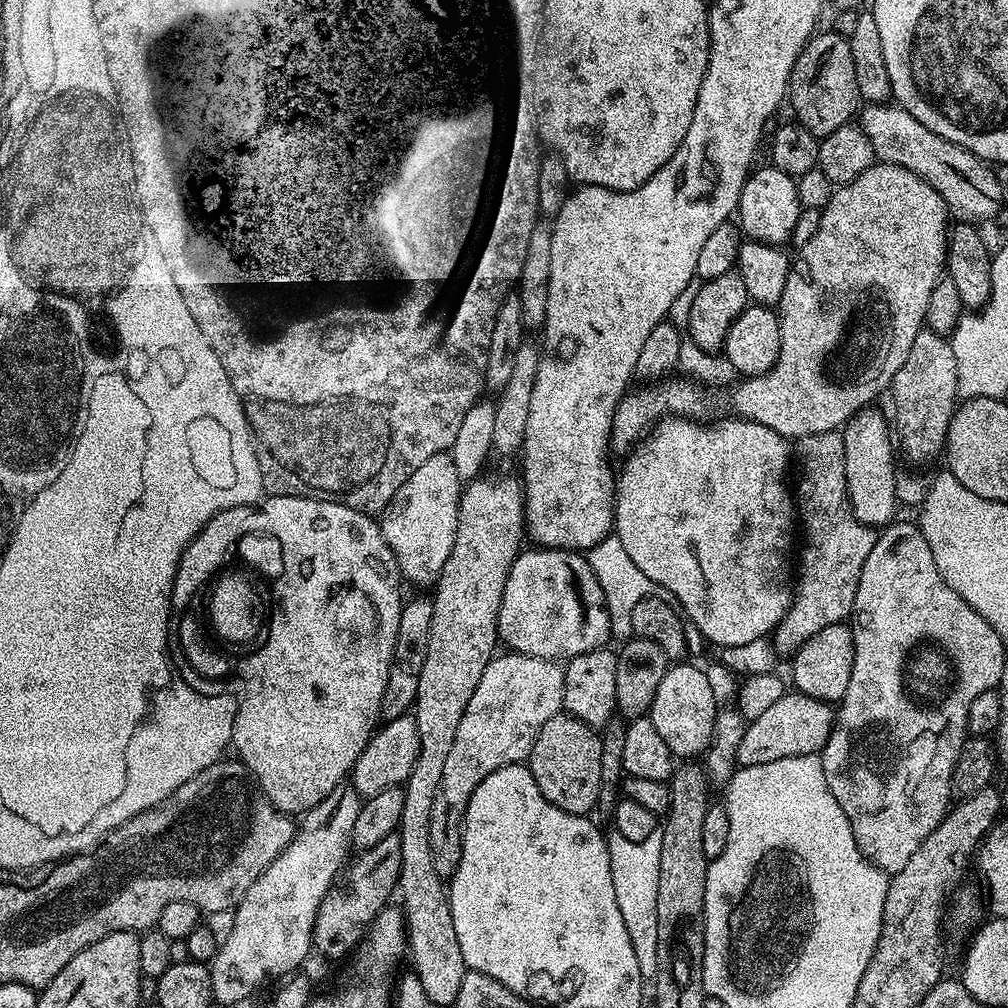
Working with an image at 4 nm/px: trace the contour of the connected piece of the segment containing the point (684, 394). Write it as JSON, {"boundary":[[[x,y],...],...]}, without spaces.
{"boundary":[[[665,378],[659,382],[653,383],[651,386],[640,386],[635,390],[629,391],[627,394],[621,396],[620,404],[616,408],[616,413],[612,419],[612,438],[610,441],[610,448],[613,453],[624,452],[636,447],[645,436],[649,435],[655,429],[656,425],[661,420],[669,416],[683,416],[685,418],[704,418],[708,412],[708,396],[703,387],[696,380],[692,378],[679,378],[680,380],[672,380],[676,378]]]}

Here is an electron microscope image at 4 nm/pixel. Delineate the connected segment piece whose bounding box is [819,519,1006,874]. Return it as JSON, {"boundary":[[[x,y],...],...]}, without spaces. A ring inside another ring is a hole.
{"boundary":[[[897,519],[895,522],[881,527],[879,529],[876,541],[874,542],[874,550],[870,550],[870,555],[866,557],[866,566],[862,566],[862,578],[858,578],[858,594],[854,594],[854,606],[850,617],[850,627],[854,634],[854,670],[850,670],[850,682],[846,685],[846,694],[838,701],[838,707],[834,712],[834,723],[832,725],[832,733],[826,742],[824,751],[819,753],[820,765],[826,774],[826,786],[830,786],[830,794],[834,794],[834,798],[838,798],[838,806],[842,806],[842,810],[846,814],[846,818],[852,827],[854,834],[854,842],[858,842],[858,850],[864,855],[874,866],[878,866],[886,873],[897,872],[902,870],[902,866],[906,866],[906,862],[910,862],[910,854],[914,854],[914,850],[918,850],[918,846],[922,846],[922,842],[926,842],[926,838],[934,831],[942,822],[942,818],[948,813],[950,801],[953,799],[952,794],[952,775],[954,774],[954,762],[958,762],[960,751],[964,749],[965,740],[969,739],[968,731],[968,715],[970,714],[970,706],[974,706],[974,698],[978,698],[978,694],[983,692],[991,692],[997,687],[1002,678],[1002,670],[1006,666],[1004,660],[1004,648],[1006,642],[994,630],[994,626],[990,626],[990,622],[986,622],[986,618],[982,618],[982,614],[978,614],[978,610],[974,610],[966,601],[963,600],[958,593],[950,590],[948,583],[942,578],[942,574],[938,570],[938,566],[934,562],[934,554],[930,550],[930,542],[926,542],[926,538],[922,534],[919,523],[912,522],[907,524],[906,521]]]}

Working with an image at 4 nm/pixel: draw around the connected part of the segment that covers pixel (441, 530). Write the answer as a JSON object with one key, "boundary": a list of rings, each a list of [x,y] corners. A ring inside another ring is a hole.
{"boundary":[[[448,452],[434,454],[434,458],[426,458],[410,478],[396,491],[394,498],[389,502],[379,517],[378,523],[382,534],[386,538],[386,546],[394,554],[394,558],[400,567],[401,577],[412,584],[435,585],[436,580],[442,574],[442,566],[446,566],[446,558],[450,558],[450,550],[454,550],[454,534],[458,530],[458,506],[462,482],[458,478],[458,470],[454,468],[454,462]]]}

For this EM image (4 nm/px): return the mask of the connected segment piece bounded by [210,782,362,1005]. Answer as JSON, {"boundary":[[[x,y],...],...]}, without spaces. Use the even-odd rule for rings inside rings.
{"boundary":[[[351,783],[339,784],[318,806],[314,806],[308,812],[303,813],[299,821],[296,836],[290,846],[278,856],[278,858],[266,868],[258,878],[254,878],[254,886],[246,890],[240,903],[234,909],[234,930],[230,938],[220,944],[216,957],[210,965],[212,970],[212,998],[219,1004],[240,1004],[248,1000],[252,992],[256,992],[263,986],[264,980],[271,976],[287,977],[295,973],[304,964],[308,952],[313,951],[312,931],[318,910],[326,898],[326,894],[337,883],[342,869],[350,856],[352,848],[352,831],[354,821],[358,819],[358,810],[362,803],[362,797]]]}

